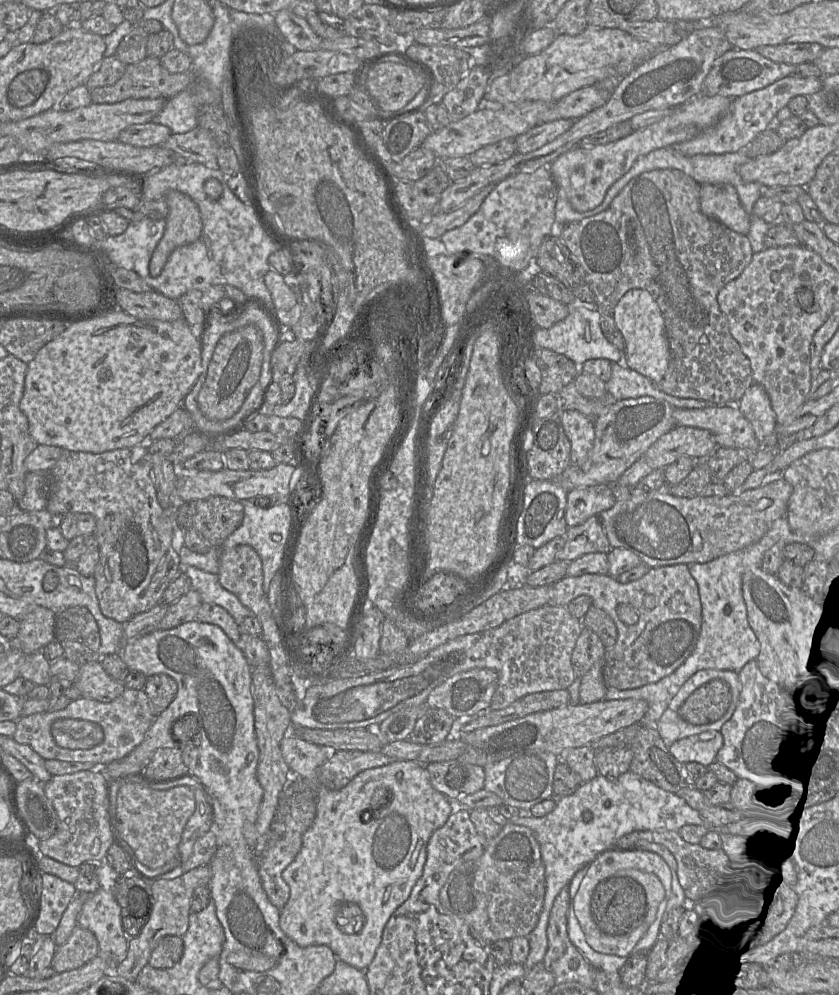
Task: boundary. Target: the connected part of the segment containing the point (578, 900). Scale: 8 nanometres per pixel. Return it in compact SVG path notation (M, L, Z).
M609 849L599 854L589 864L574 898L574 912L589 945L602 954L625 958L647 952L638 950L638 945L661 902L670 897L672 876L663 858L651 851Z

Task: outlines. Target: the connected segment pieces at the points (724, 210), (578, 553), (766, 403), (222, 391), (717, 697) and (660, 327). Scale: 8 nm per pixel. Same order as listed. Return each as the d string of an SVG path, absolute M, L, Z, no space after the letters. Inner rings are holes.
M730 184L700 185L700 210L734 232L746 235L749 231L751 215L744 210L737 190Z
M591 516L580 525L568 527L564 536L565 545L556 554L556 561L573 561L585 554L607 554L611 550L598 516Z
M754 382L739 401L739 409L750 422L760 445L777 445L776 414L764 387Z
M247 325L224 334L218 341L197 404L202 414L214 421L231 418L242 406L260 379L263 362L263 338L254 326Z
M712 679L697 688L681 705L679 716L693 725L707 725L720 720L731 703L728 683Z
M643 289L627 291L614 308L614 322L624 338L628 367L654 383L661 381L668 368L670 351L664 318L652 295Z

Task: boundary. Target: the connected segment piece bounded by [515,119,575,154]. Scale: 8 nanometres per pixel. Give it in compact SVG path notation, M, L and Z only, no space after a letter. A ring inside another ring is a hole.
M559 119L538 124L515 137L516 153L523 154L544 146L568 131L574 122L573 119Z

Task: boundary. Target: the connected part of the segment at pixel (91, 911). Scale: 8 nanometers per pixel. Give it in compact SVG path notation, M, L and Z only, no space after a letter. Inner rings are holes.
M100 888L82 906L77 925L94 933L99 954L116 969L127 955L129 939L122 926L121 907L112 892Z

